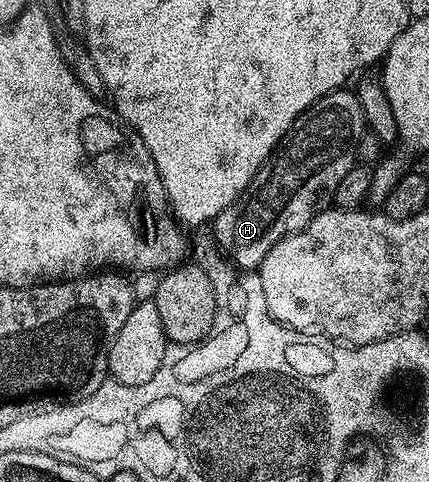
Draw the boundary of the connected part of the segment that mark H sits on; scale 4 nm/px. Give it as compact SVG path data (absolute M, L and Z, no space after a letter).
M350 89L334 90L318 98L289 128L289 132L275 145L274 154L270 154L261 164L261 168L247 185L247 190L239 195L238 200L229 208L225 208L213 219L215 241L224 255L240 271L254 271L263 262L263 257L286 234L296 234L314 220L321 210L332 205L337 184L341 184L345 172L356 166L355 149L359 137L365 131L361 104Z

